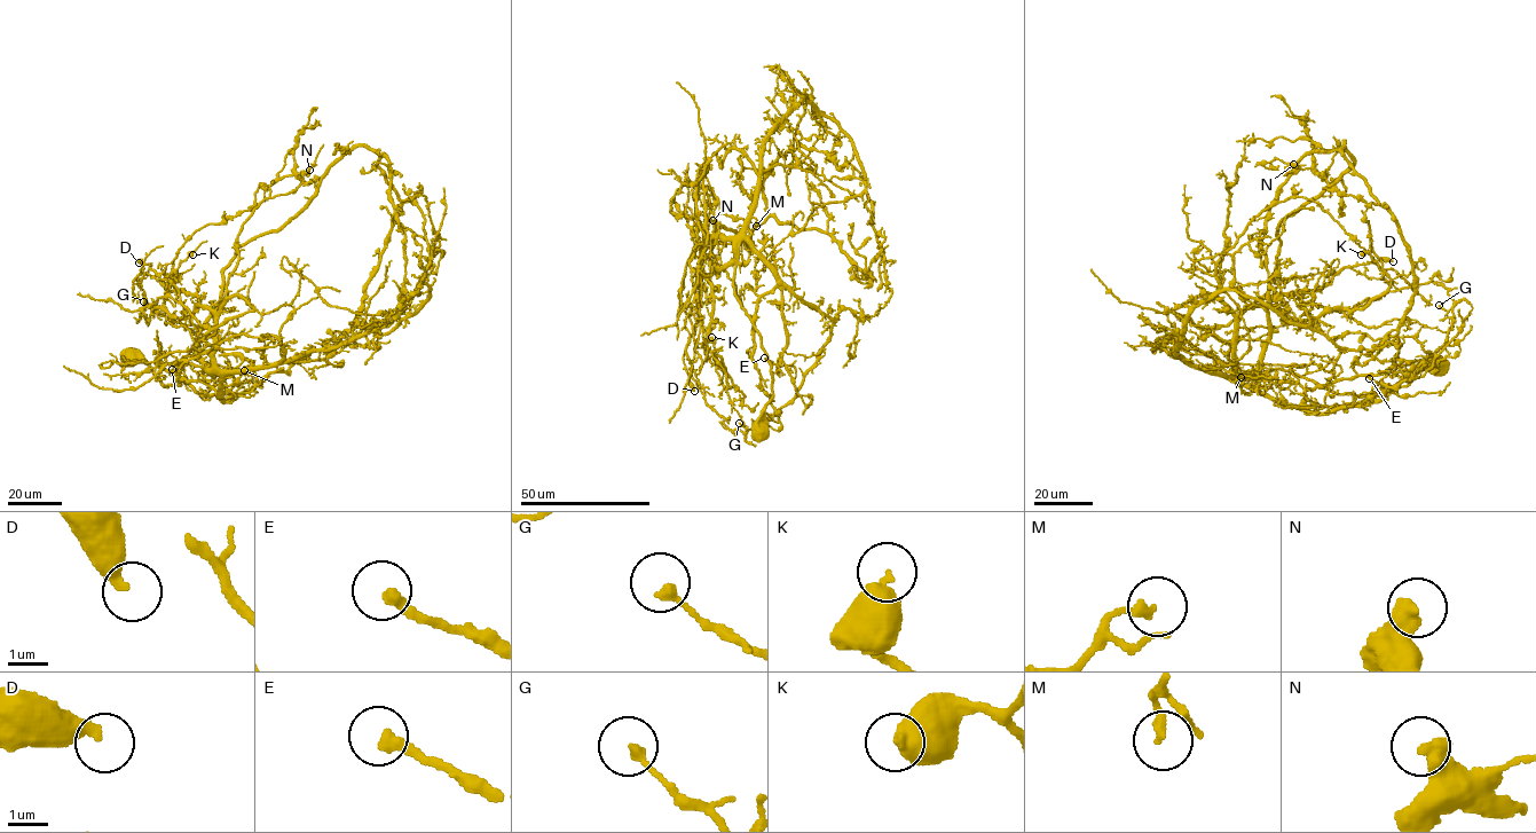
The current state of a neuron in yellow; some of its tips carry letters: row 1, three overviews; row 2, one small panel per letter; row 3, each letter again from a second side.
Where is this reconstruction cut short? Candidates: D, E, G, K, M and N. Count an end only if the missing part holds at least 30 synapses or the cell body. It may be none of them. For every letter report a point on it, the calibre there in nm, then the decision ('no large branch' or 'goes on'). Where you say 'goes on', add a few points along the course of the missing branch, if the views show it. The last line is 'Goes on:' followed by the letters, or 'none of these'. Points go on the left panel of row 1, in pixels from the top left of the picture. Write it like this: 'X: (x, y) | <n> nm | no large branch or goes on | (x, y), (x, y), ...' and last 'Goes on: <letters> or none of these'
D: (139, 262) | 400 nm | no large branch
E: (172, 369) | 320 nm | no large branch
G: (143, 301) | 240 nm | no large branch
K: (193, 254) | 480 nm | no large branch
M: (244, 370) | 200 nm | no large branch
N: (309, 170) | 480 nm | no large branch
Goes on: none of these

